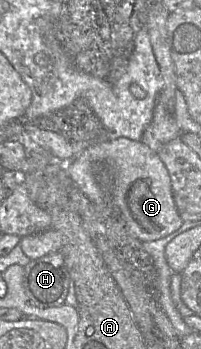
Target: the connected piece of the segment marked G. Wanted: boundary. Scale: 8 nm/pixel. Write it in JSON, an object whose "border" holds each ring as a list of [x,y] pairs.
{"border":[[[111,138],[86,147],[65,164],[67,174],[89,201],[111,201],[121,211],[129,233],[142,242],[160,239],[182,226],[184,221],[174,201],[169,172],[158,153],[142,141]]]}

